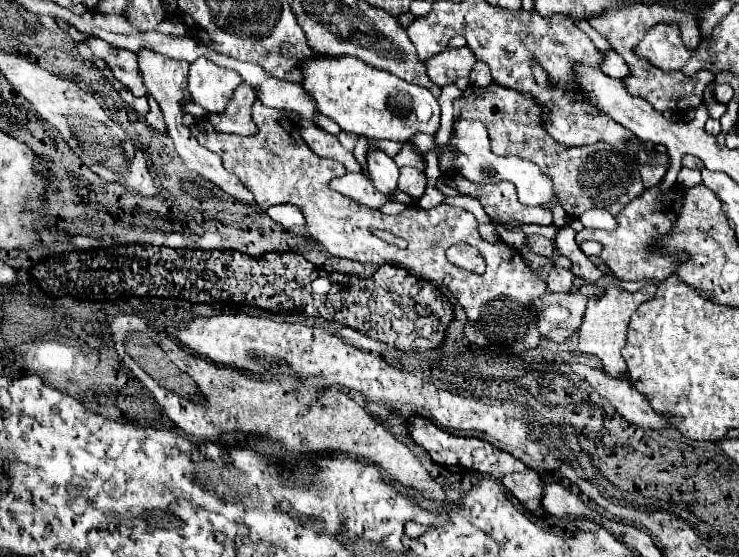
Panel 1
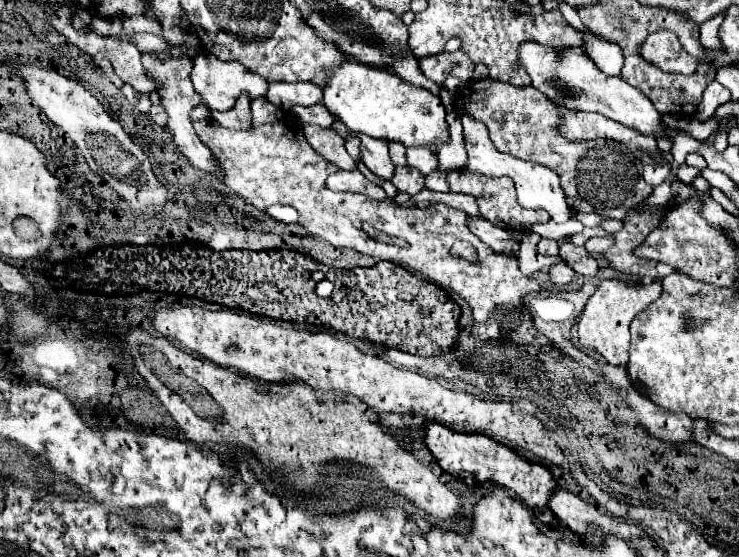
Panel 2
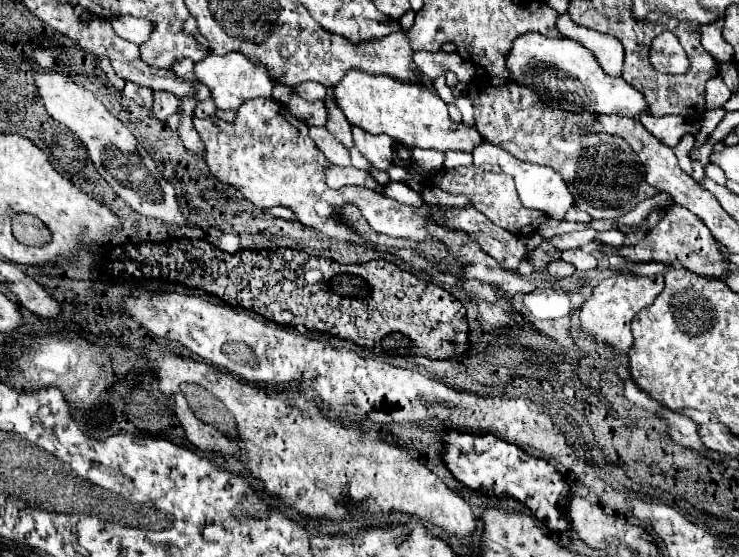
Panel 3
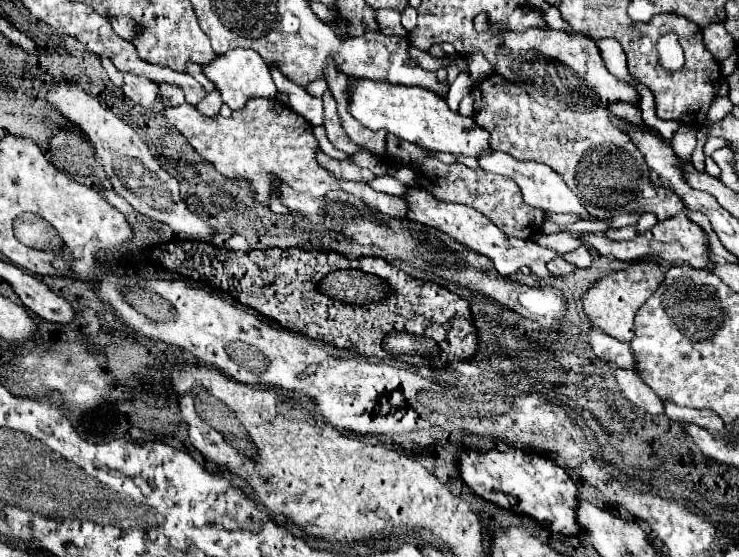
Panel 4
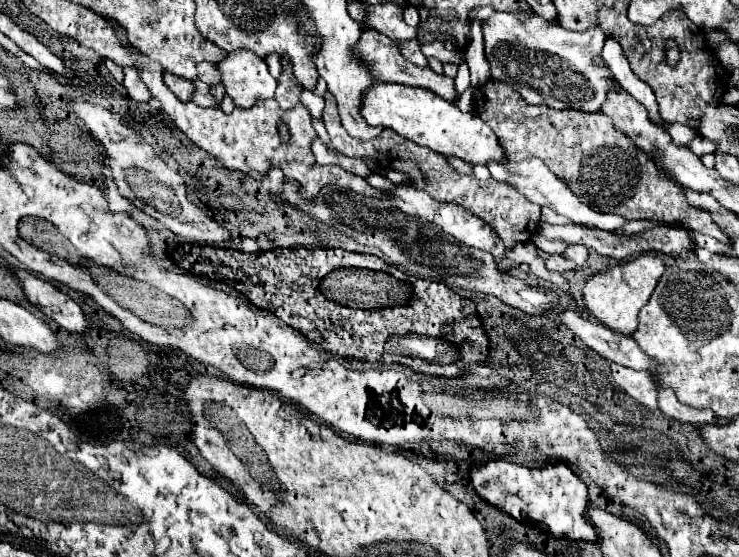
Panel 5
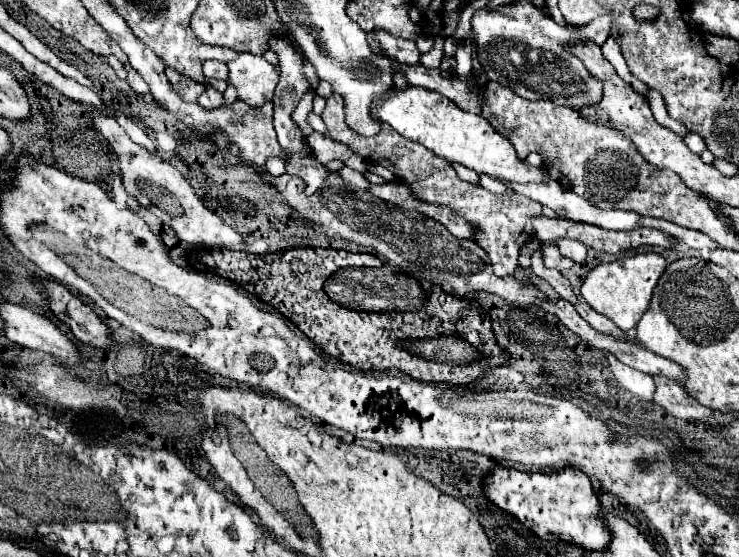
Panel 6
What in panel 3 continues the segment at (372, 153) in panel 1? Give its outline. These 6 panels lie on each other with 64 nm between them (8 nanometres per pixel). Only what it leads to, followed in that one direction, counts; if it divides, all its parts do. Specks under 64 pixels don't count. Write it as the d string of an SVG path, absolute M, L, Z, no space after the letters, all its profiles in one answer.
M352 128L354 144L362 152L362 156L380 172L386 172L392 164L392 138L380 134L372 136L360 128Z

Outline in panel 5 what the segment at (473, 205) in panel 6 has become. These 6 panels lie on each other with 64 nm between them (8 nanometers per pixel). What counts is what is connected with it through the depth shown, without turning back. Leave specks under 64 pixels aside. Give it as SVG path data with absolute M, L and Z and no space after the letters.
M330 92L324 94L326 100L326 108L324 108L324 124L326 130L330 134L332 146L346 154L346 156L370 156L374 162L378 162L384 170L400 170L406 172L410 176L410 182L414 188L428 192L434 200L438 202L454 202L464 206L468 212L476 214L478 218L482 218L484 222L488 222L494 232L498 234L498 238L504 242L506 248L512 248L516 242L524 242L524 240L532 240L538 234L538 226L540 226L540 206L528 202L524 196L520 196L520 192L516 188L512 188L510 184L504 182L496 182L494 178L490 178L488 182L478 180L474 174L464 176L460 172L456 172L444 156L440 156L438 152L432 152L428 148L422 148L418 144L412 144L408 140L404 140L402 136L396 136L396 132L392 130L384 130L376 140L370 142L362 142L356 140L352 136L348 136L348 132L342 128L340 124L340 116L338 116L338 106L336 100Z

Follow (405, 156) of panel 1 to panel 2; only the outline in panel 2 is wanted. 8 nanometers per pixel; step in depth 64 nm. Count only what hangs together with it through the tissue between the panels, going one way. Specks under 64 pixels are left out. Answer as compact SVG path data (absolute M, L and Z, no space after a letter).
M406 148L406 162L412 168L418 168L422 174L438 170L438 156L430 148Z

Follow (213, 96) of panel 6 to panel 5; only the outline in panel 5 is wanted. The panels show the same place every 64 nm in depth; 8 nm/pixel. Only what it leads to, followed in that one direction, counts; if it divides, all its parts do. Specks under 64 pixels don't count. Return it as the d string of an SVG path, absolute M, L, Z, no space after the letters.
M190 80L192 84L194 84L194 94L192 94L192 102L194 104L198 104L198 106L204 106L204 108L210 108L210 106L214 106L214 100L212 100L212 94L208 92L210 88L204 84L204 82L200 82L200 80Z

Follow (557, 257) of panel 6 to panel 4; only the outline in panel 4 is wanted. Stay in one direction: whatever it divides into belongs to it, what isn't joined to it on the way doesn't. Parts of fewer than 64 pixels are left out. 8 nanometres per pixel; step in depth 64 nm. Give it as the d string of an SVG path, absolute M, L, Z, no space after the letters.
M560 256L560 258L552 260L552 262L548 262L548 270L550 270L552 276L566 276L566 274L572 274L572 272L576 270L576 266L574 266L574 264L568 264L568 262L562 260L562 256Z

